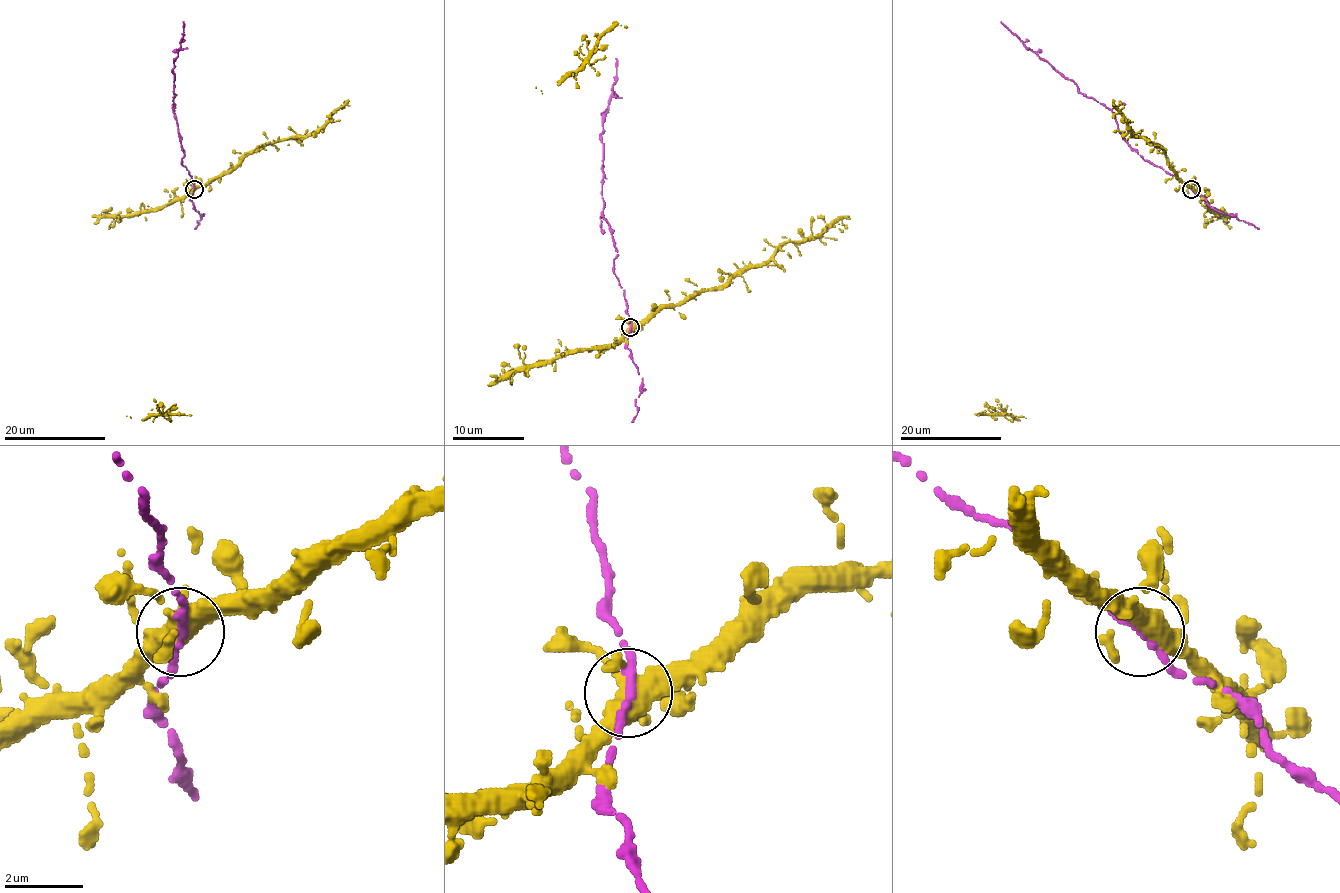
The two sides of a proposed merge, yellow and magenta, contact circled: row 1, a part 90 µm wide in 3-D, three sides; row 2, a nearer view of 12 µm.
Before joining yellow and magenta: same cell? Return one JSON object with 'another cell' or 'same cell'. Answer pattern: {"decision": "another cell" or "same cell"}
{"decision": "same cell"}

